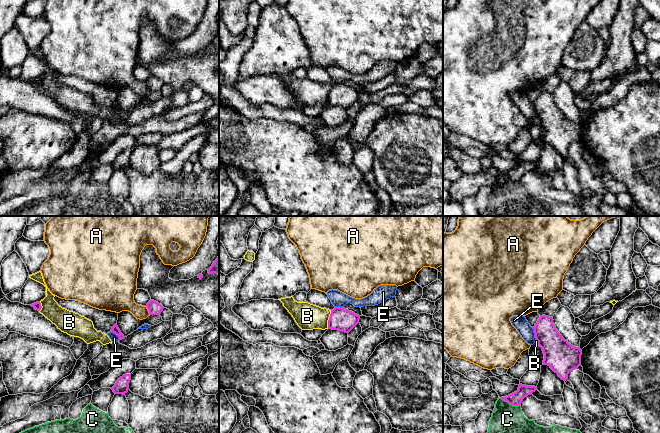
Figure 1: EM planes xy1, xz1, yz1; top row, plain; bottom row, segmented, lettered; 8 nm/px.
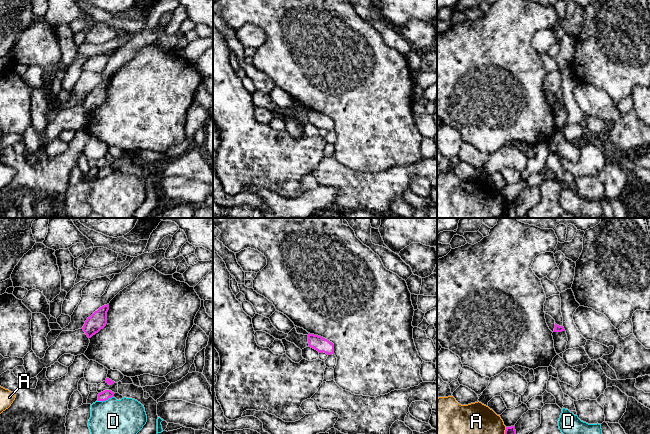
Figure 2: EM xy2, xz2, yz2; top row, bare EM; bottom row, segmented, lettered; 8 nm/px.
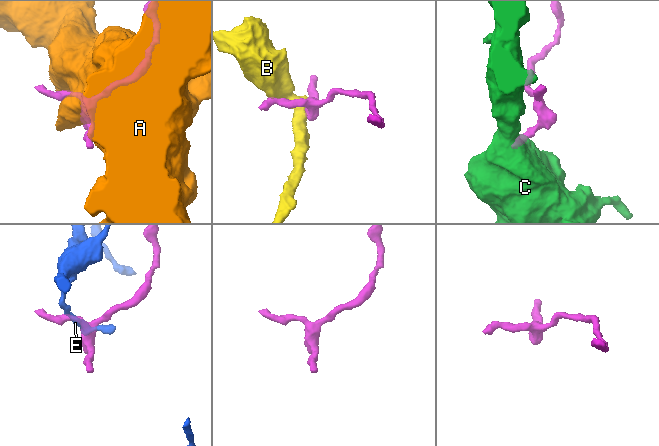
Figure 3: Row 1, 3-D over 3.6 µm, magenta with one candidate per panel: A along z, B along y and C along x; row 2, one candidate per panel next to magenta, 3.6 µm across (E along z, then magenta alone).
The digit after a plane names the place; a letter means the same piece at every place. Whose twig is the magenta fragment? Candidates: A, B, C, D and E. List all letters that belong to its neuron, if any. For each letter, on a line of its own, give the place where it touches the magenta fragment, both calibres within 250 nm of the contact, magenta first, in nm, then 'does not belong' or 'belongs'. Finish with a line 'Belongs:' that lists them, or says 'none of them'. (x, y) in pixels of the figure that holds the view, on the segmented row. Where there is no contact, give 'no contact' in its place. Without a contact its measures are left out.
A: meets magenta in xy1 at (148, 310); 110 nm thick on the magenta side, 220 nm on the other; belongs
B: meets magenta in xz1 at (329, 319); 190 nm thick on the magenta side, 200 nm on the other; does not belong
C: meets magenta in yz1 at (510, 403); 110 nm thick on the magenta side, 220 nm on the other; does not belong
D: meets magenta in xy2 at (105, 400); 80 nm thick on the magenta side, 280 nm on the other; does not belong
E: meets magenta in xy1 at (116, 334); 60 nm thick on the magenta side, 70 nm on the other; does not belong
Belongs: A

